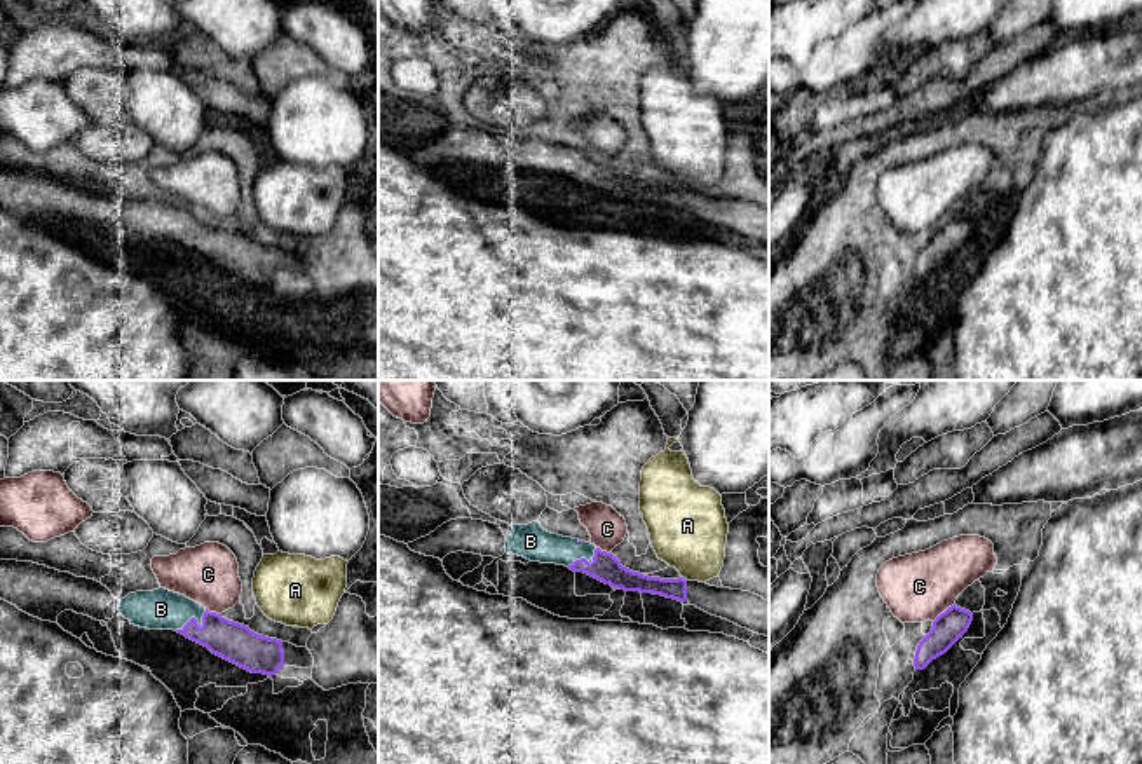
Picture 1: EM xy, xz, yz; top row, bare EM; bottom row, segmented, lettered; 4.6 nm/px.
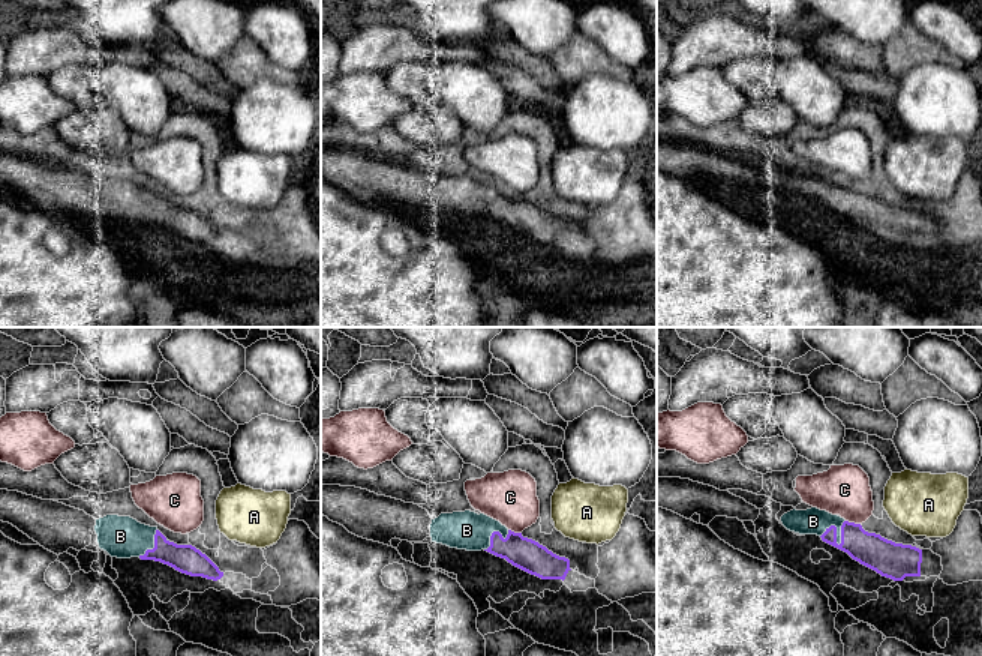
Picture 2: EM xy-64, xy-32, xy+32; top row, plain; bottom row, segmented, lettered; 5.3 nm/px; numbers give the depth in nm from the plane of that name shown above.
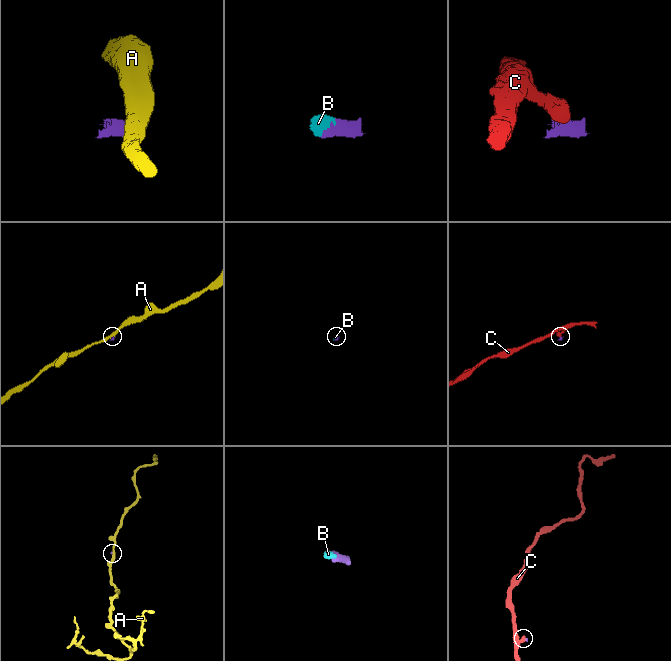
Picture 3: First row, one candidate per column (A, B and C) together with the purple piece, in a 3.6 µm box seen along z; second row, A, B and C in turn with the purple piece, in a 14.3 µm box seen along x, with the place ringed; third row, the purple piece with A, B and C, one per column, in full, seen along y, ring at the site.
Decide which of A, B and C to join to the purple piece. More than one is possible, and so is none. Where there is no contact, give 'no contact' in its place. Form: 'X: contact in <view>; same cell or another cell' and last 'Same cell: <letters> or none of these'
A: contact in xz; another cell
B: contact in xy; same cell
C: contact in yz; another cell
Same cell: B

